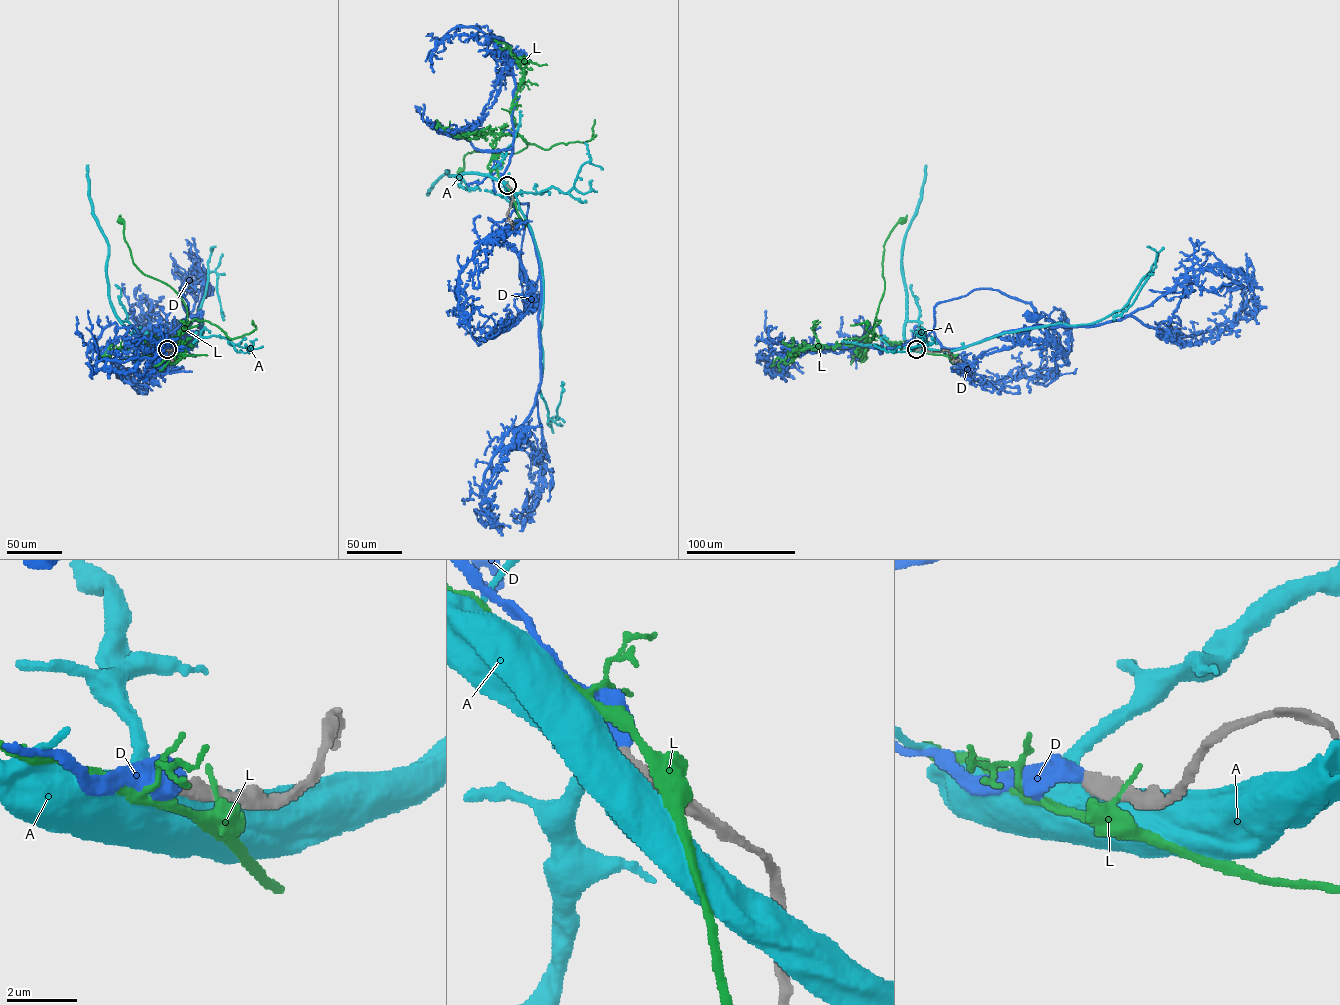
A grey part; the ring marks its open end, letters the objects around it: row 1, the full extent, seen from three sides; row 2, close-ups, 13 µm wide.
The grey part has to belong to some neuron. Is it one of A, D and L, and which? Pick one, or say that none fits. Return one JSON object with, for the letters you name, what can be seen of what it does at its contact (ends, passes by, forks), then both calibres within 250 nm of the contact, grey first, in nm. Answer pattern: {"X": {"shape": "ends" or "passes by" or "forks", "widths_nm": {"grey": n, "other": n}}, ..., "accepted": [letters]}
{"D": {"shape": "ends", "widths_nm": {"grey": 380, "other": 500}}, "accepted": ["D"]}

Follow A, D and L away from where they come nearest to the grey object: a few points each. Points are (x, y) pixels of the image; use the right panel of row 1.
A: (917, 350), (953, 351), (1010, 332), (1060, 323), (1090, 324), (1121, 310), (1152, 271), (1133, 302), (1114, 320)
D: (916, 350), (905, 344), (920, 341), (933, 329), (934, 307), (976, 289), (997, 289), (1028, 302), (1034, 318)
L: (917, 350), (876, 336), (865, 341), (874, 325), (884, 288), (884, 244), (902, 219)

